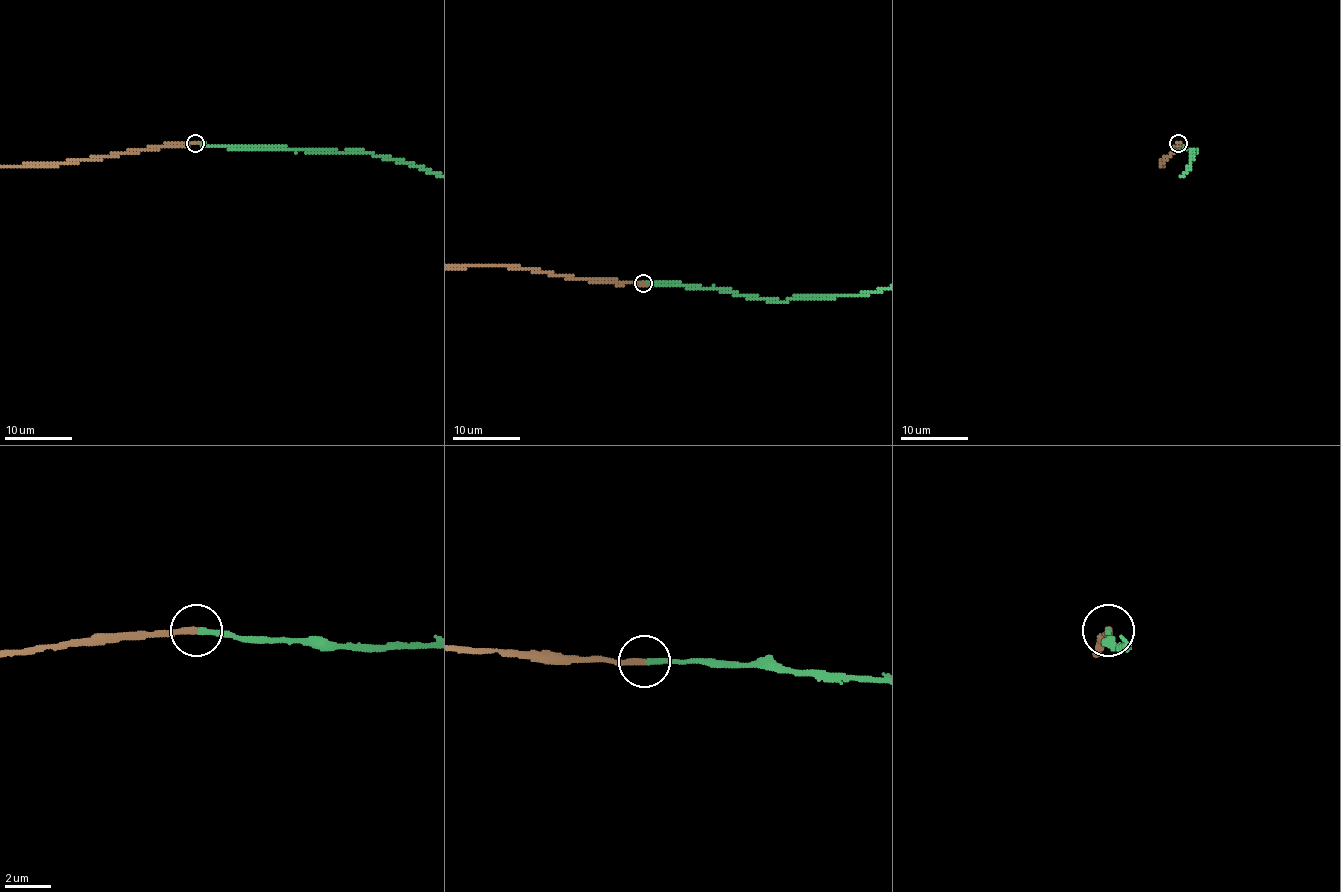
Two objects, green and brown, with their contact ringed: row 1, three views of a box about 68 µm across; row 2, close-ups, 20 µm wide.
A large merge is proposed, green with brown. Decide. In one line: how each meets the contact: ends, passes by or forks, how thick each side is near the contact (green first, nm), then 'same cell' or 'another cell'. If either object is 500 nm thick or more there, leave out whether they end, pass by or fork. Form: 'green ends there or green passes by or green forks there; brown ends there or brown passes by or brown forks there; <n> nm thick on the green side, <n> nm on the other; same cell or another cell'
green ends there; brown ends there; 220 nm thick on the green side, 280 nm on the other; same cell

